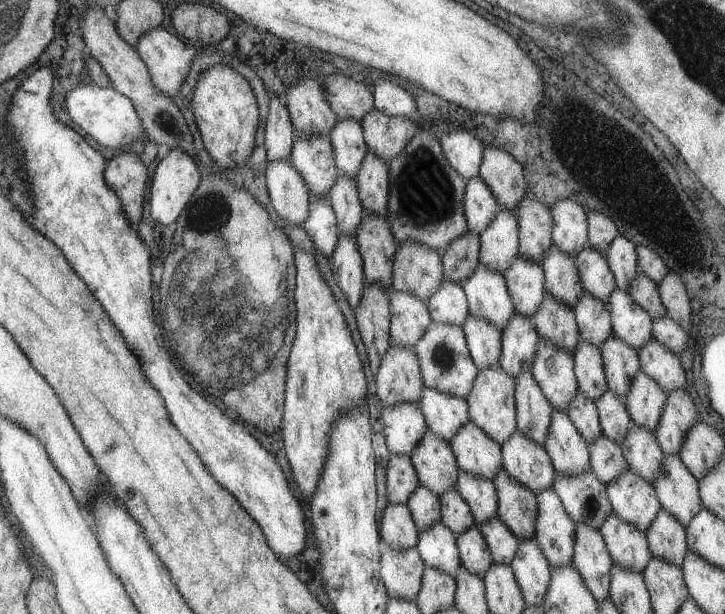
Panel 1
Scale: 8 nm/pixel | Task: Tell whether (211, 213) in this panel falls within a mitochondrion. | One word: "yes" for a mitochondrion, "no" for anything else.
yes

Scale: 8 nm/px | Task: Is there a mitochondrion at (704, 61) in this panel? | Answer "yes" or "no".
yes

